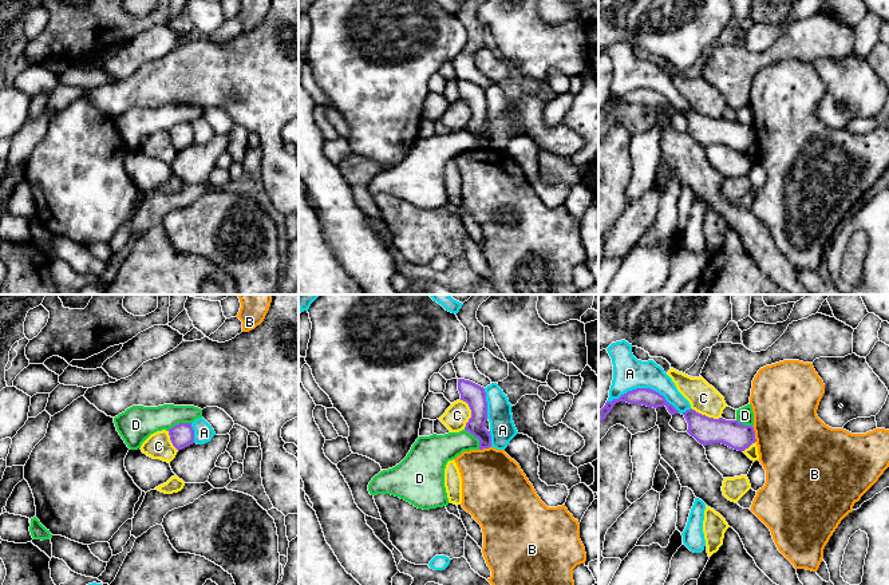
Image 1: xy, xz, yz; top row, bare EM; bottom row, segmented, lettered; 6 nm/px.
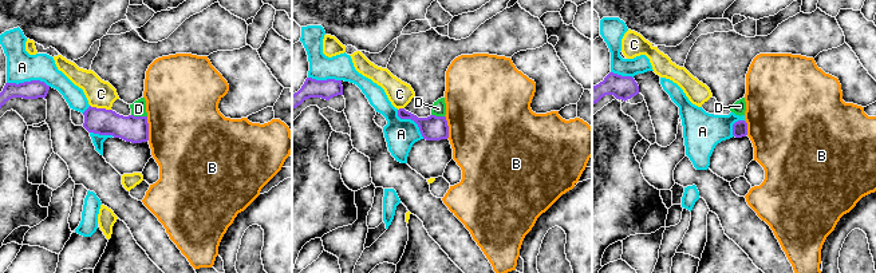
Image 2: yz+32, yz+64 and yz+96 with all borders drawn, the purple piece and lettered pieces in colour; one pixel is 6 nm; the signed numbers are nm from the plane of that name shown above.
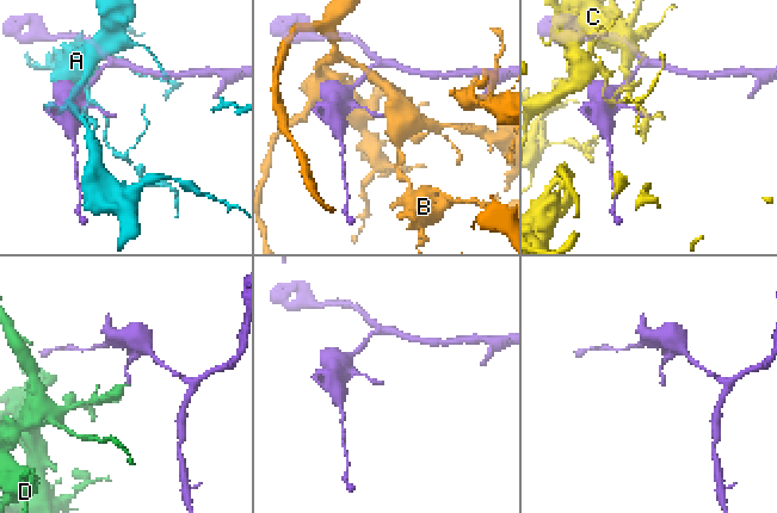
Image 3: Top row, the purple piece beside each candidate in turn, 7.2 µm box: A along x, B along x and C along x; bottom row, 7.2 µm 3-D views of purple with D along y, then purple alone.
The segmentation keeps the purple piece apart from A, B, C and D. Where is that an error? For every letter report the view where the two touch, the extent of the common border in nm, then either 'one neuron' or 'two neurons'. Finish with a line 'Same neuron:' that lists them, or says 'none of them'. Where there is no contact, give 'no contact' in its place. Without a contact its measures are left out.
A: meets purple in yz; contact 440 nm long; two neurons
B: meets purple in yz; contact 100 nm long; two neurons
C: meets purple in xz; contact 190 nm long; two neurons
D: meets purple in xz; contact 160 nm long; two neurons
Same neuron: none of them

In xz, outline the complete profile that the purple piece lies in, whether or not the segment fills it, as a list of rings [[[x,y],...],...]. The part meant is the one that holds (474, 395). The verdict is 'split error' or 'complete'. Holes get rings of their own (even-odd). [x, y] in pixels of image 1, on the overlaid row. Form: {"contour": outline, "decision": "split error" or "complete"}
{"contour": [[[458,379],[461,400],[466,402],[471,410],[471,418],[465,430],[479,439],[479,450],[491,447],[490,431],[485,428],[487,420],[487,402],[485,388],[465,379]]], "decision": "complete"}

